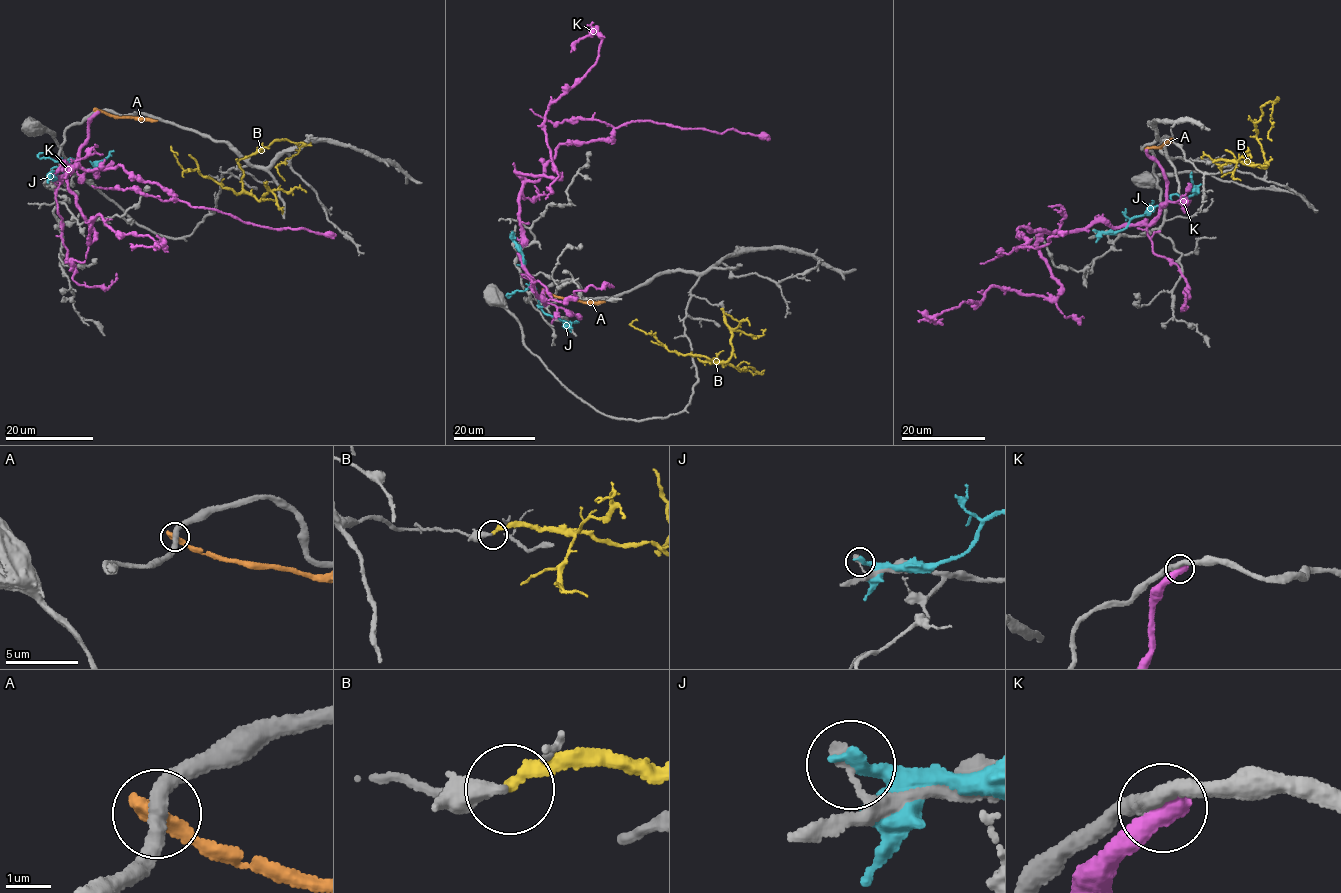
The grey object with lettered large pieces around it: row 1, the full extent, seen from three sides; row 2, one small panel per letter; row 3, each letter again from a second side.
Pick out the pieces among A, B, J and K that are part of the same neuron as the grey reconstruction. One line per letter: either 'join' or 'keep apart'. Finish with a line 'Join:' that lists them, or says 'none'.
A: keep apart
B: keep apart
J: keep apart
K: keep apart
Join: none

